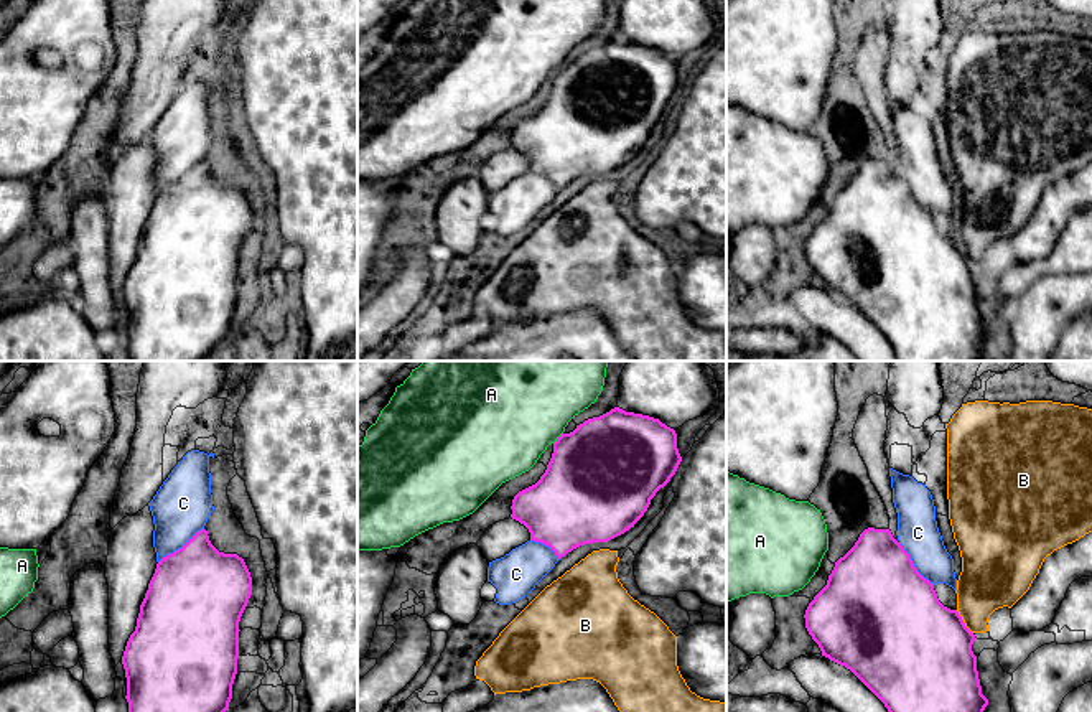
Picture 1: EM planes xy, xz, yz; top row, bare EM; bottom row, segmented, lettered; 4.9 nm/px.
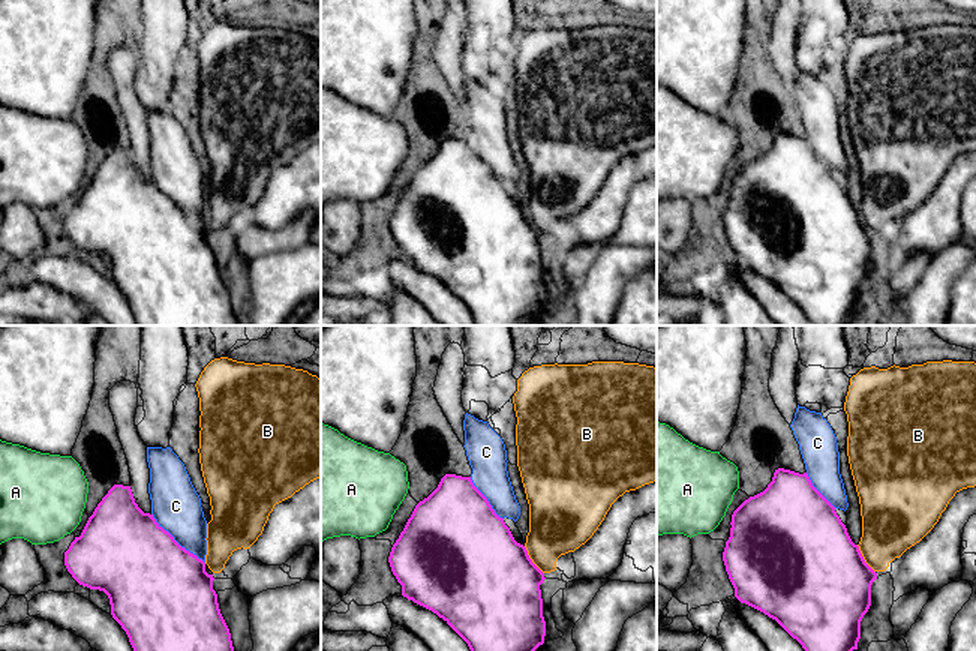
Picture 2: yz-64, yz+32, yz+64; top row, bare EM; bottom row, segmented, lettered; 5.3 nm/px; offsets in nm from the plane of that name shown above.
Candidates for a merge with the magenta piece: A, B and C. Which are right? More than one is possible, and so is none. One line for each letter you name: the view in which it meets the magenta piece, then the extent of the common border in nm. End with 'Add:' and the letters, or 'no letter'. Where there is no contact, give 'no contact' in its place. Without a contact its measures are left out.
C: xy | 280 nm
Add: C

